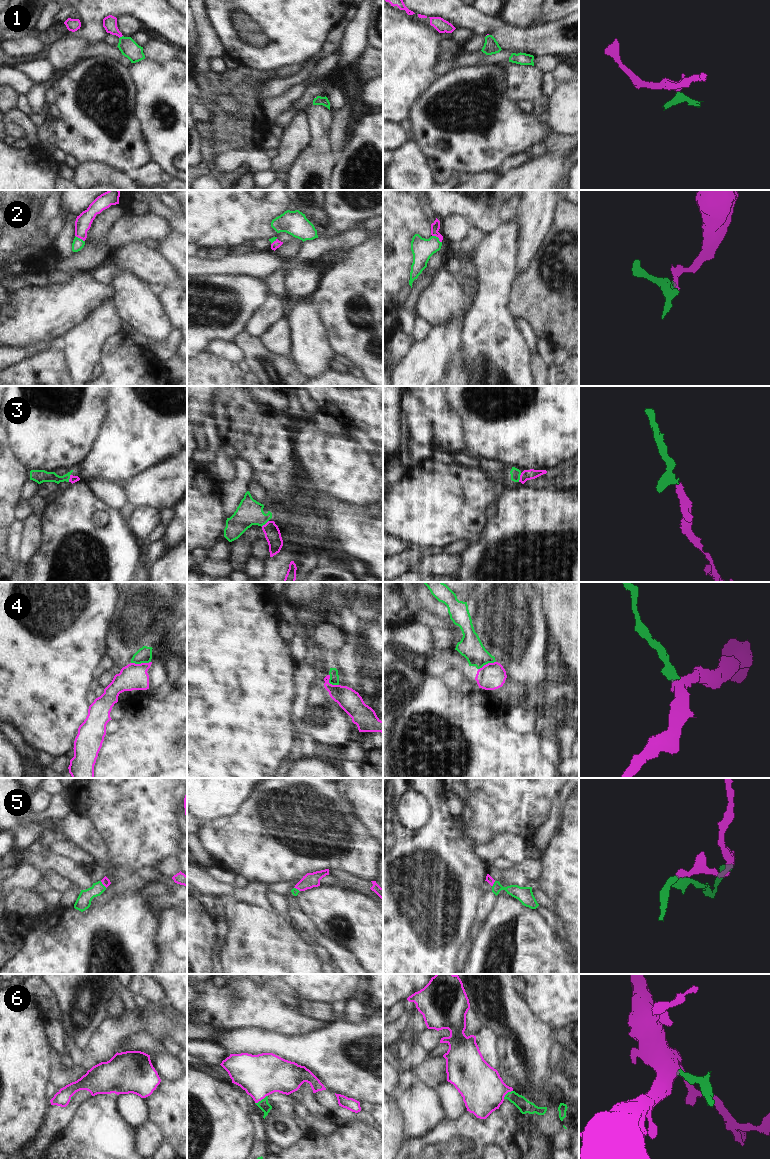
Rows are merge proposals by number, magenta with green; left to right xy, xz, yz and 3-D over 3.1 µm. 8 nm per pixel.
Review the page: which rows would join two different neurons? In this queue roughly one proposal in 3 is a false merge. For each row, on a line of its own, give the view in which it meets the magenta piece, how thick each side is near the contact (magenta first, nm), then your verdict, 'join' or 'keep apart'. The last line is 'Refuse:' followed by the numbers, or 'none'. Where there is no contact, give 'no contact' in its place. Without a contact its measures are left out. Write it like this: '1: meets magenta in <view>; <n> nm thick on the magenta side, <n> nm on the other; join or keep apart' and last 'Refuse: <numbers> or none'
1: meets magenta in xy; 110 nm thick on the magenta side, 150 nm on the other; join
2: meets magenta in yz; 70 nm thick on the magenta side, 180 nm on the other; join
3: meets magenta in yz; 80 nm thick on the magenta side, 80 nm on the other; join
4: meets magenta in xy; 200 nm thick on the magenta side, 130 nm on the other; keep apart
5: meets magenta in xy; 70 nm thick on the magenta side, 120 nm on the other; join
6: meets magenta in xz; 340 nm thick on the magenta side, 80 nm on the other; join
Refuse: 4

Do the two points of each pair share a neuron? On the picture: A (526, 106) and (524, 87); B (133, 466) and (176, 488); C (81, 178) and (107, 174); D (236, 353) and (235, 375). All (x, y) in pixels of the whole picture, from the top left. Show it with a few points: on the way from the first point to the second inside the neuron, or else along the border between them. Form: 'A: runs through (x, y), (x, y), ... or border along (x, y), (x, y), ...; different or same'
A: border along (532, 101), (521, 101), (518, 105); different
B: border along (163, 460), (151, 467), (147, 467), (128, 481); different
C: runs through (87, 176), (101, 174); same
D: border along (214, 355), (237, 364); different

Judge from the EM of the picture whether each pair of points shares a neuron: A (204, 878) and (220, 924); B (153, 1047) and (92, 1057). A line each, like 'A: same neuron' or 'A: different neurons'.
A: different neurons
B: different neurons

